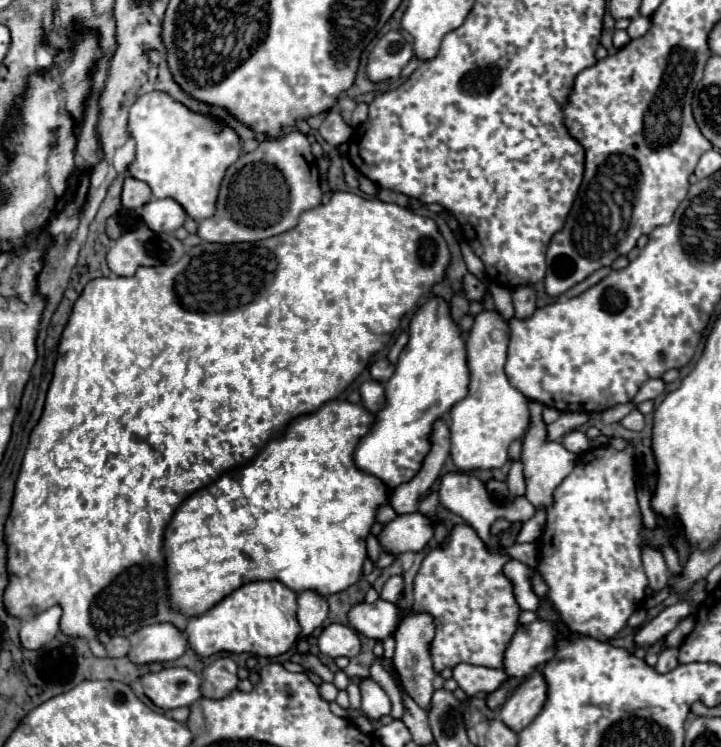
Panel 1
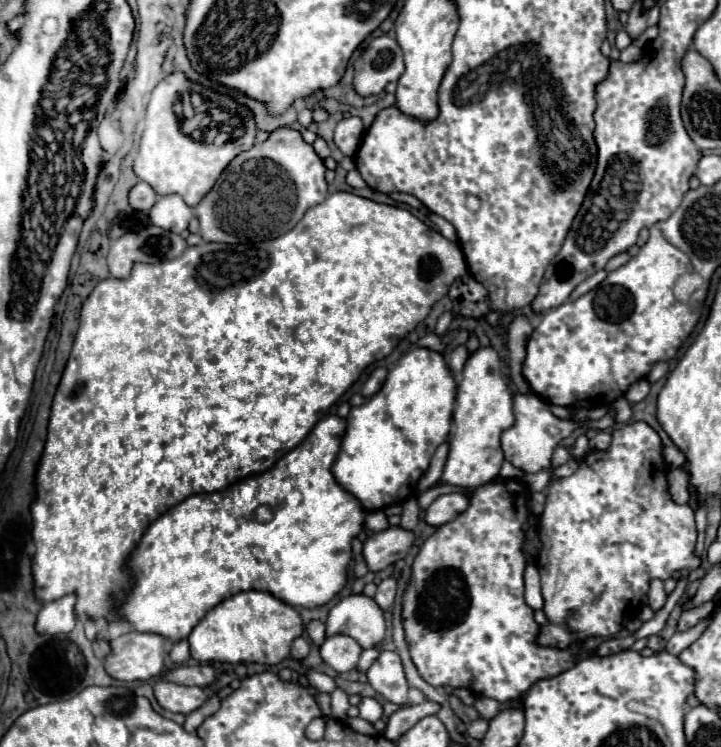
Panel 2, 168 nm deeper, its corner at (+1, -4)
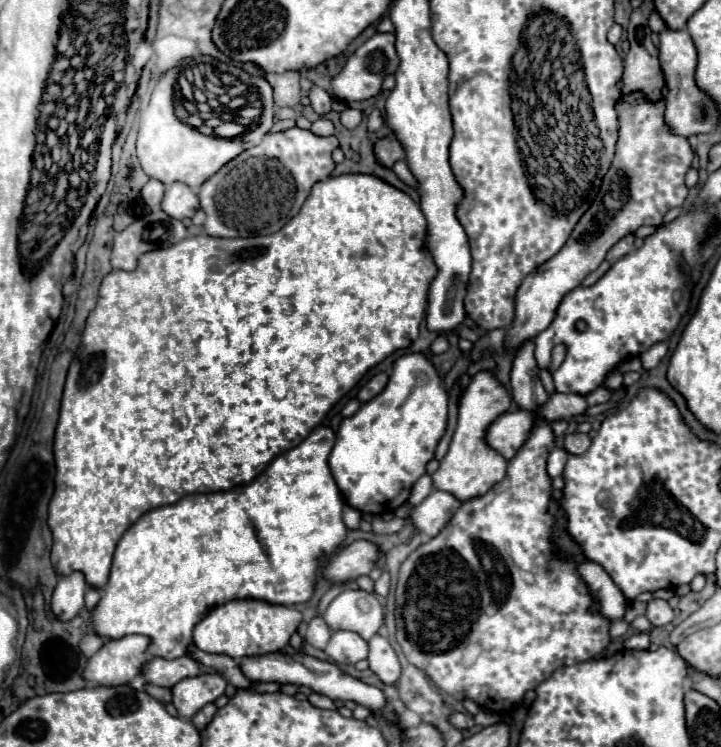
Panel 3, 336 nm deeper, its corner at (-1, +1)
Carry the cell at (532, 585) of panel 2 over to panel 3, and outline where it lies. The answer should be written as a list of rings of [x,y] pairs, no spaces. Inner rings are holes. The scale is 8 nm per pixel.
[[[591,561],[581,562],[578,565],[578,572],[589,594],[593,596],[589,612],[597,612],[609,620],[621,618],[625,614],[627,604],[625,604],[623,594],[619,592],[619,588],[613,584],[609,574],[599,564]]]

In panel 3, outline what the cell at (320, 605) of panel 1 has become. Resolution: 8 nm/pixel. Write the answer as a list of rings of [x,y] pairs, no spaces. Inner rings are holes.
[[[321,616],[313,618],[313,620],[309,622],[307,634],[305,634],[305,642],[311,644],[311,646],[315,646],[315,648],[325,648],[327,642],[329,642],[329,638],[331,638],[331,630],[329,630],[329,626],[325,624],[325,620],[323,620]]]

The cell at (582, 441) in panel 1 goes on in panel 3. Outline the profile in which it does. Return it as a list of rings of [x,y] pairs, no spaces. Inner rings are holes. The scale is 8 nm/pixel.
[[[553,448],[549,452],[549,458],[547,458],[547,474],[549,478],[557,478],[561,476],[563,468],[565,468],[565,462],[567,462],[567,452],[563,448]]]

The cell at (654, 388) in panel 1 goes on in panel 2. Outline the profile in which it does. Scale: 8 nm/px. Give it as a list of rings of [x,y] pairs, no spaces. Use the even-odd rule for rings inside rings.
[[[639,379],[639,381],[635,381],[627,391],[625,391],[625,397],[631,401],[631,403],[637,403],[637,401],[643,401],[645,397],[647,397],[647,393],[649,393],[649,381],[645,381],[645,379]]]

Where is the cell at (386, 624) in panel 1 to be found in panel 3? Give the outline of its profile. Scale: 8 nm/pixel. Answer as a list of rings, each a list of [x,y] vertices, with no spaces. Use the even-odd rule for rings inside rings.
[[[345,590],[327,606],[323,618],[331,630],[351,630],[371,640],[383,626],[385,614],[373,592]]]

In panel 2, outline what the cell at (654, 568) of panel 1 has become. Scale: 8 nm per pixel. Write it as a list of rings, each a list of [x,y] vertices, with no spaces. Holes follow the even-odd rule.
[[[651,581],[651,589],[649,589],[649,607],[653,609],[653,613],[657,613],[657,611],[661,611],[663,609],[663,605],[665,605],[665,601],[667,601],[667,593],[665,593],[665,589],[663,589],[663,583],[661,581]]]

